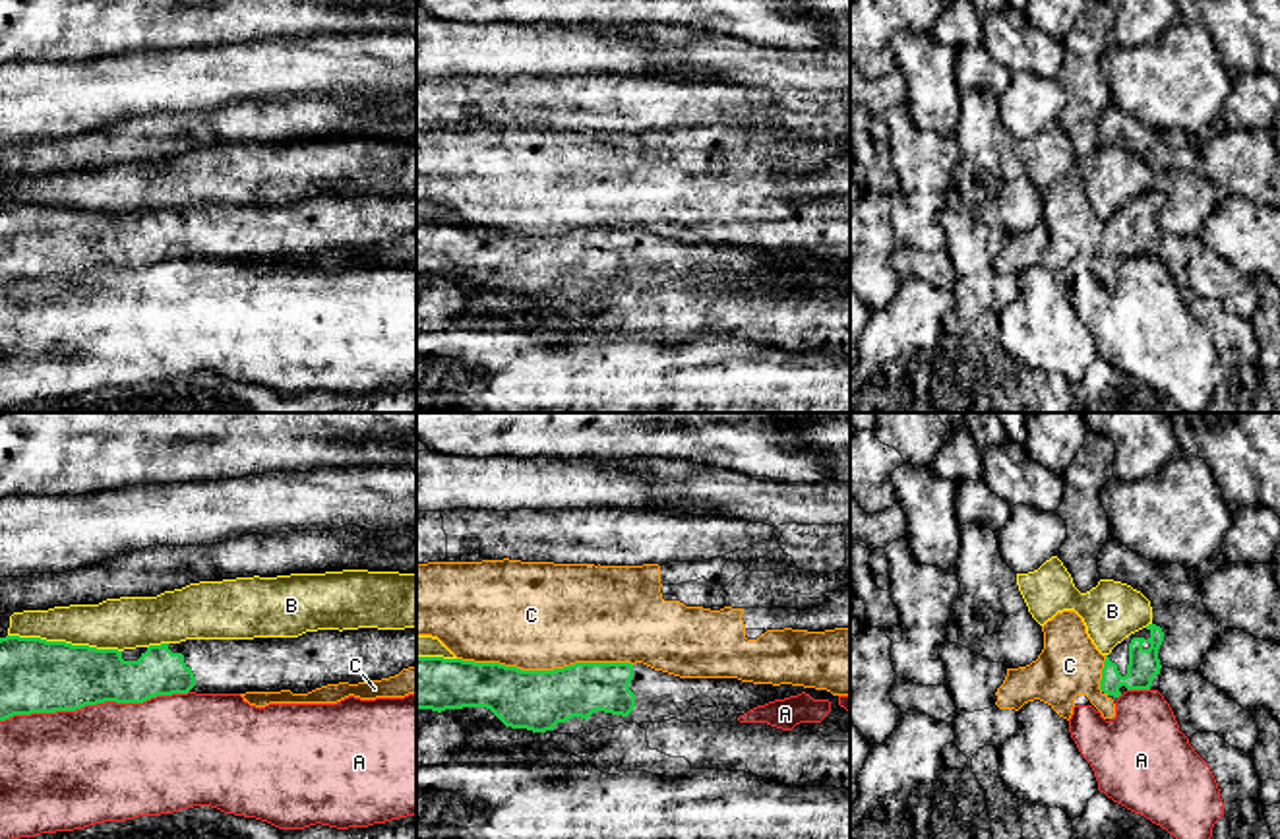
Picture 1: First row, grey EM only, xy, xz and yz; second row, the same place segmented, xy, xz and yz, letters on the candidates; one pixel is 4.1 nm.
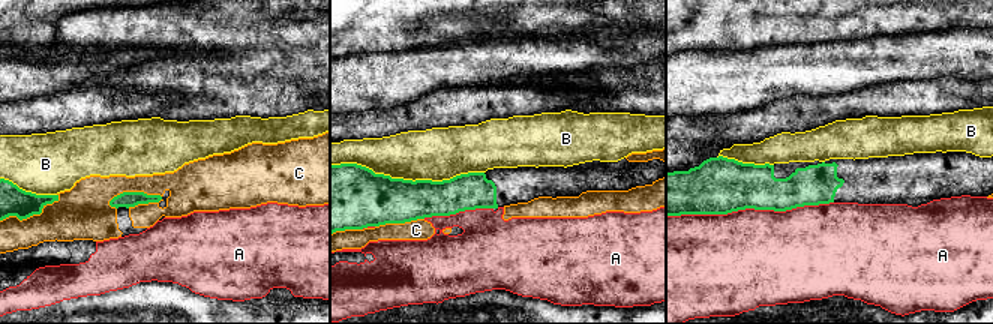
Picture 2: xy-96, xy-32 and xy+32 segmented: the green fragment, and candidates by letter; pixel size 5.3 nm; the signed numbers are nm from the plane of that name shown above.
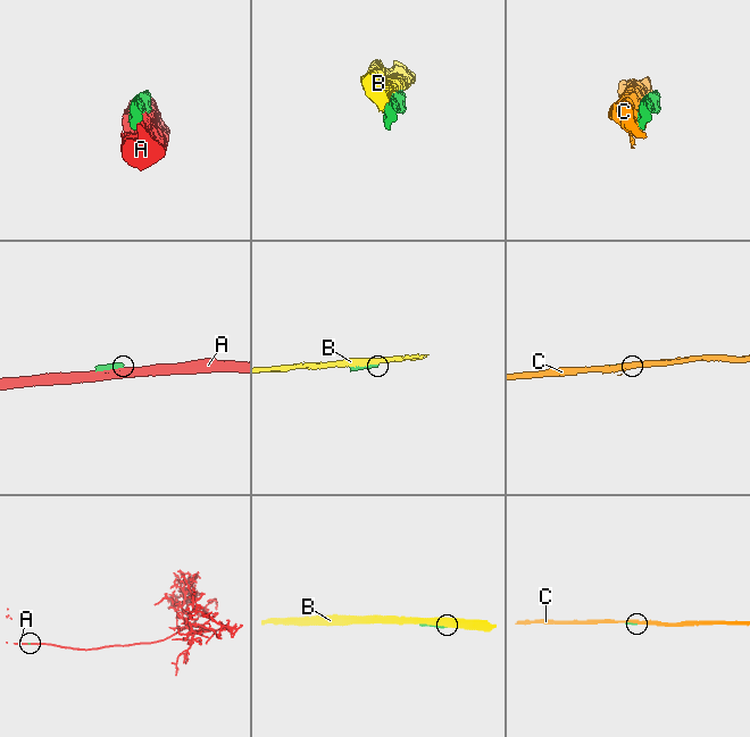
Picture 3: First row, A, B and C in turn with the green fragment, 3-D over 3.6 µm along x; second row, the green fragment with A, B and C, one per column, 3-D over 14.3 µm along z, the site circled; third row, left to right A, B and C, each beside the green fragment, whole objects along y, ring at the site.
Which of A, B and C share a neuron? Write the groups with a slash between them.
A / B / C

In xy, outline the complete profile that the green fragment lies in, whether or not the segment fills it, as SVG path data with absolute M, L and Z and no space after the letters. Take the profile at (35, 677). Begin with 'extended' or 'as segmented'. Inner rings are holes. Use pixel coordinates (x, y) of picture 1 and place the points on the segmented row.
extended; M416 628L186 639L124 651L6 636L0 637L0 721L188 692L308 694L327 684L389 678L409 667L416 667Z

